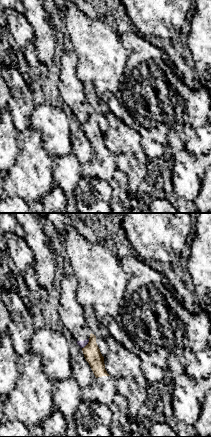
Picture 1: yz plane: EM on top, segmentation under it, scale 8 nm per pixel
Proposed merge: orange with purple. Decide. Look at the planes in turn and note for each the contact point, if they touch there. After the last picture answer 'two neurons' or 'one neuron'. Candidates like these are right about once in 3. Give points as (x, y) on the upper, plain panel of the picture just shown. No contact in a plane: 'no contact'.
(87, 120)

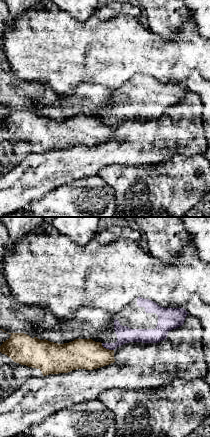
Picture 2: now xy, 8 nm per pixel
(107, 125)

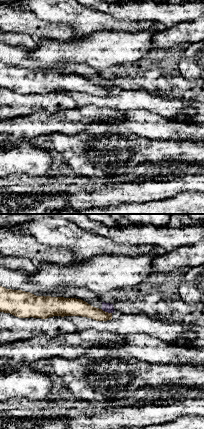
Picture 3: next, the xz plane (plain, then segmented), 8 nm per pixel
(106, 88)

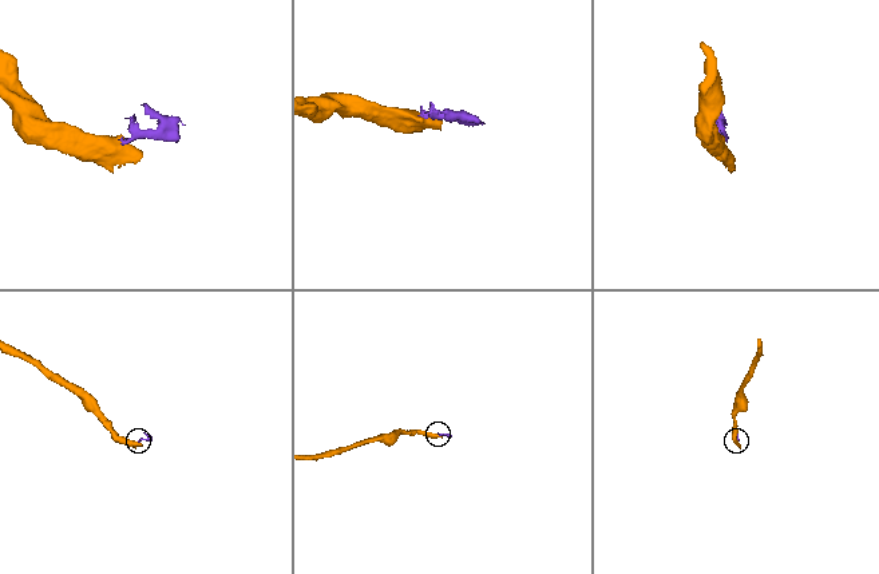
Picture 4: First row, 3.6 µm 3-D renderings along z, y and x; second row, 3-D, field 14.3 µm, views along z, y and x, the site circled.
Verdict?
two neurons

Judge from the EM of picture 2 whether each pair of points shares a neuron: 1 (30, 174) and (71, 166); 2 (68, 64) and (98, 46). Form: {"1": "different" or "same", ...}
{"1": "same", "2": "same"}

